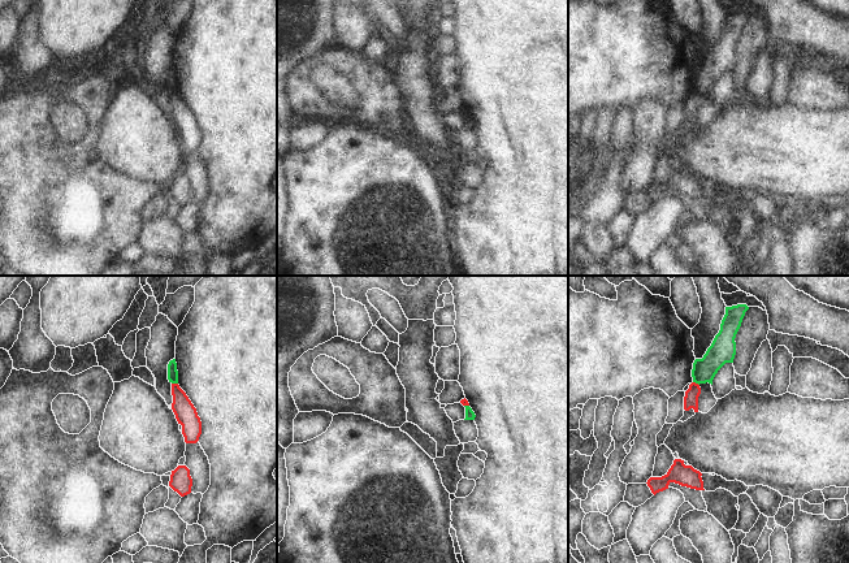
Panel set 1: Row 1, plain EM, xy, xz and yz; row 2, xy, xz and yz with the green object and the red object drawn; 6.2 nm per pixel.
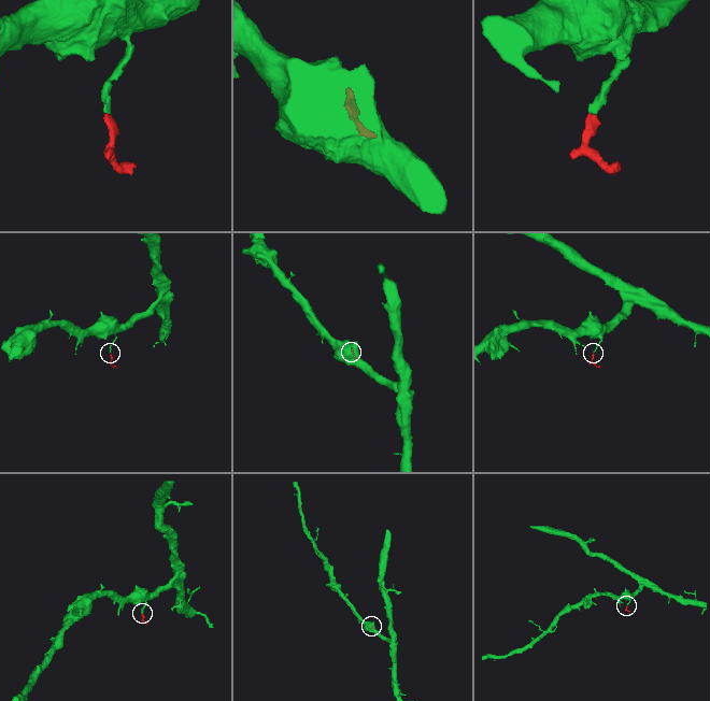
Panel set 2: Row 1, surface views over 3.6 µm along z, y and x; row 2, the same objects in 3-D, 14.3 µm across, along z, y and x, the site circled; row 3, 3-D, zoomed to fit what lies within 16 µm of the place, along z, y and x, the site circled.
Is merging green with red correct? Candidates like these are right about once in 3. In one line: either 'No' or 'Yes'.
No.

